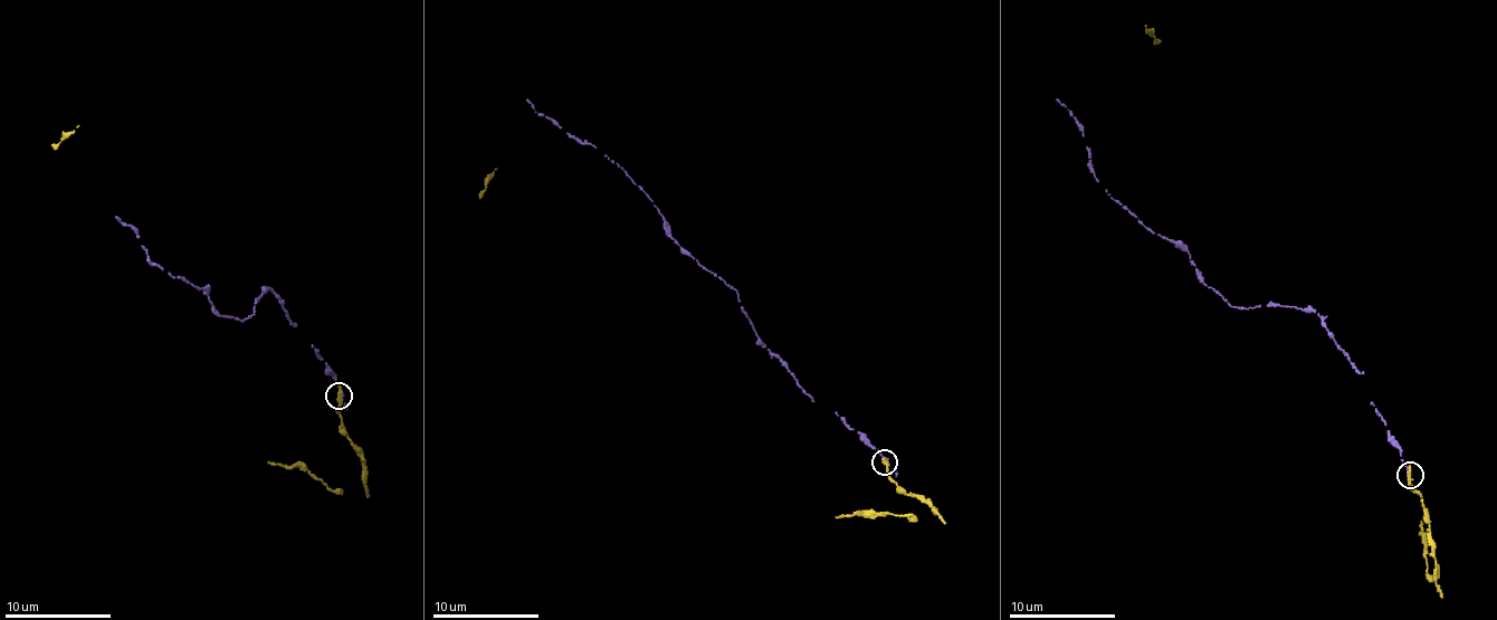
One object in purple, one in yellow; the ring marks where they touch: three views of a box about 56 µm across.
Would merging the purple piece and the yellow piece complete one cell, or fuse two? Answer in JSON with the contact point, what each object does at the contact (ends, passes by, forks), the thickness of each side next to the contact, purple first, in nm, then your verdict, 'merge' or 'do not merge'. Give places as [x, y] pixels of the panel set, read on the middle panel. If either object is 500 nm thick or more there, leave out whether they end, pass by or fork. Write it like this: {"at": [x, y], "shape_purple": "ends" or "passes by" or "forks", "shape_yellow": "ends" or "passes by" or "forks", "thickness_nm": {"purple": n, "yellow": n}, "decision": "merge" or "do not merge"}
{"at": [885, 463], "shape_purple": "passes by", "shape_yellow": "ends", "thickness_nm": {"purple": 220, "yellow": 400}, "decision": "do not merge"}

